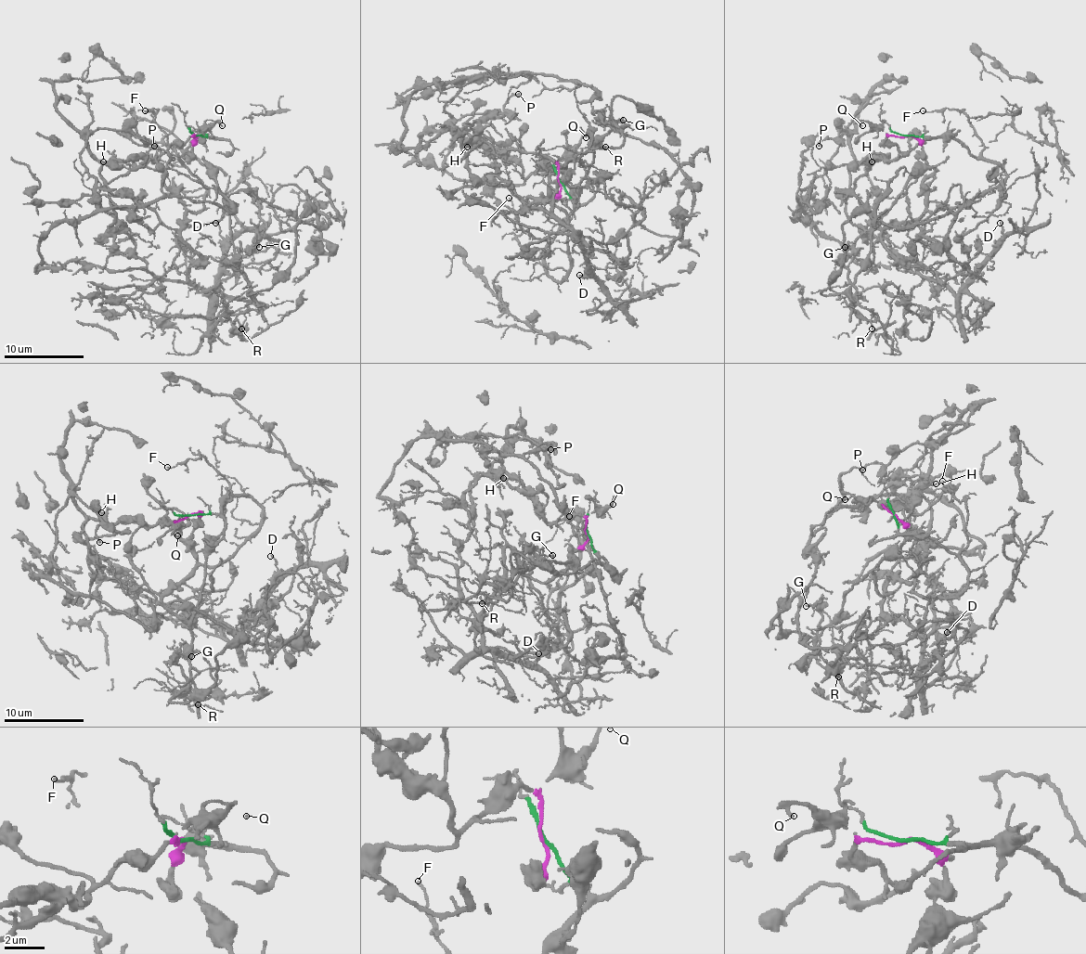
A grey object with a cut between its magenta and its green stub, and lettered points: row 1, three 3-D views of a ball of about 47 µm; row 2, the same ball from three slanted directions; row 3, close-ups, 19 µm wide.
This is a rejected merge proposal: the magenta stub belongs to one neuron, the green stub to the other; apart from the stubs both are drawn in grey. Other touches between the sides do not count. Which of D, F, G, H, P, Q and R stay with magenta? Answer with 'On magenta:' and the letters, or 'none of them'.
On magenta: H, P, Q

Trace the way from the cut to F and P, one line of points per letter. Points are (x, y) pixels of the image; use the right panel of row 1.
F: (906, 136), (950, 136), (975, 156), (984, 146), (963, 112), (923, 110)
P: (906, 136), (886, 138), (900, 154), (892, 161), (859, 162), (840, 128), (836, 138), (824, 138), (819, 146)

